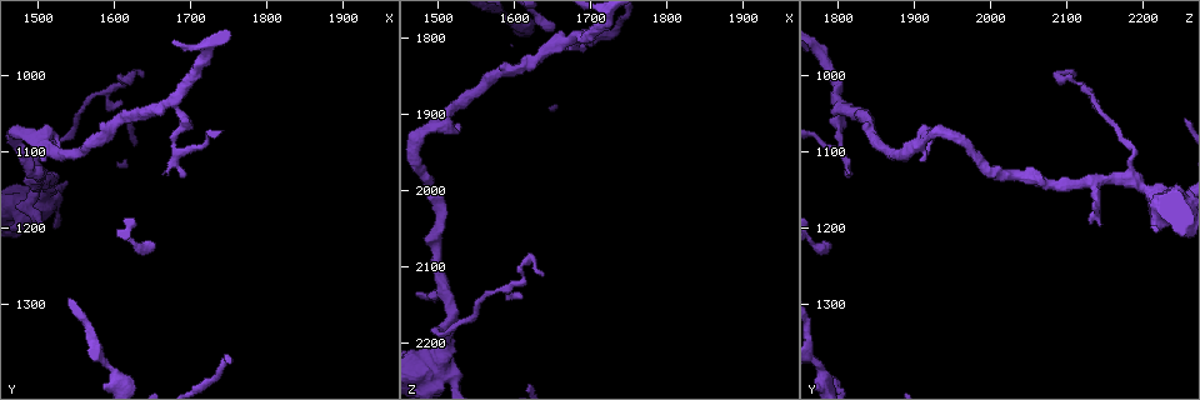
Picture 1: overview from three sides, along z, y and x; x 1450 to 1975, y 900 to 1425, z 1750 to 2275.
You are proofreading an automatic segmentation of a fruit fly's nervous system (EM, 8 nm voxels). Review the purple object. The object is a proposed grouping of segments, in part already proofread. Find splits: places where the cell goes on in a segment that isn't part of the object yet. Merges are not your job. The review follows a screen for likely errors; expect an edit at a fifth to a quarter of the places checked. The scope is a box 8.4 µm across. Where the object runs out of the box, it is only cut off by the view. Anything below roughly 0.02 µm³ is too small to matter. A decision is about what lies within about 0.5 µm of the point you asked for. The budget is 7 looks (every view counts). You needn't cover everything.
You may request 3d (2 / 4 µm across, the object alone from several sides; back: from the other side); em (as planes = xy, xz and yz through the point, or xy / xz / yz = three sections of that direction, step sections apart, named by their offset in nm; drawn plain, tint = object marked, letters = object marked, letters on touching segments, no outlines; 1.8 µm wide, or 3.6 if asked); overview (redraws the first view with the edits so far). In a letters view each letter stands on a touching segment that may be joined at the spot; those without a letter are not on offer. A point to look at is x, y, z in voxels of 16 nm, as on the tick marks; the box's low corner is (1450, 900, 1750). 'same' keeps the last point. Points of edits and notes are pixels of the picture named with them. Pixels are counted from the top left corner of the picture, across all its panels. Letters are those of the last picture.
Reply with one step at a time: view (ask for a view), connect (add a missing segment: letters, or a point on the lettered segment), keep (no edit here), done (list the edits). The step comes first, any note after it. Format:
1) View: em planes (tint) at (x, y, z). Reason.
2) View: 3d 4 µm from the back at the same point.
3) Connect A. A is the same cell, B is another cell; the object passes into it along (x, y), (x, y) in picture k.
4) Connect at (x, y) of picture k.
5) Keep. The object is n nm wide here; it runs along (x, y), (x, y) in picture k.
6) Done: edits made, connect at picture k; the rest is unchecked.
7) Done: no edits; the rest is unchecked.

View: em yz step 16 (letters) at (1530, 1095, 1915). An open end.

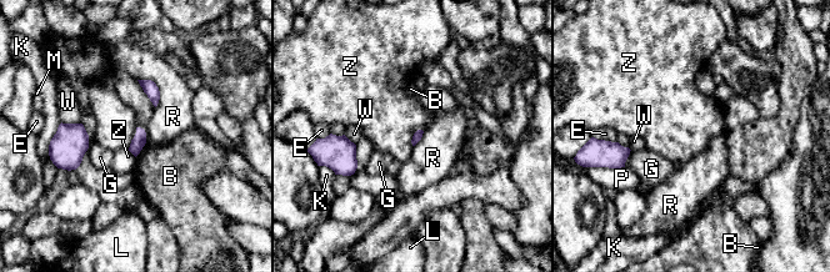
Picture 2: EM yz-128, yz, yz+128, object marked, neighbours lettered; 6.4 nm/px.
Keep. B, E, G, K, L, M, P, R, W and Z are other cells; a border runs along (421, 129), (414, 134), (413, 146) in picture 2; no lettered segment goes on from it.

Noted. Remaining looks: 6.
View: em xy step 16 (tint) at (1675, 1040, 1800). Calibre changes.

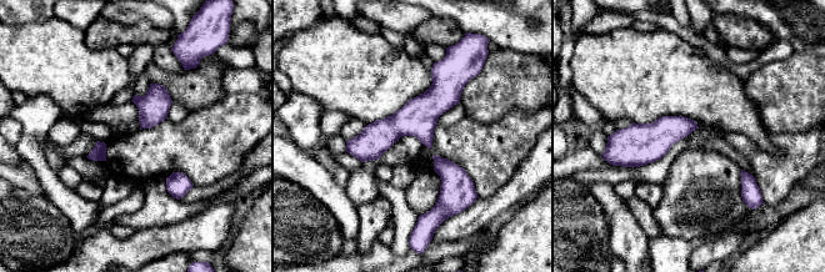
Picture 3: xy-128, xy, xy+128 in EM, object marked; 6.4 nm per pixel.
View: em planes (letters) at the same point. Cut it another way.

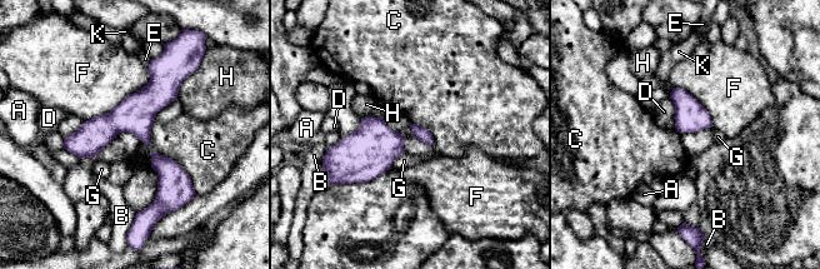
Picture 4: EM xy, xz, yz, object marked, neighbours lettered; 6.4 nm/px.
Keep. A, B, C, D, E, F, G, H and K are other cells; it runs along (178, 75), (135, 114), (66, 145) in picture 4; no lettered segment goes on from it.

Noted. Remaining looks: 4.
View: em 3.6 µm yz step 8 (letters) at (1510, 1140, 2190). Three arms meet.

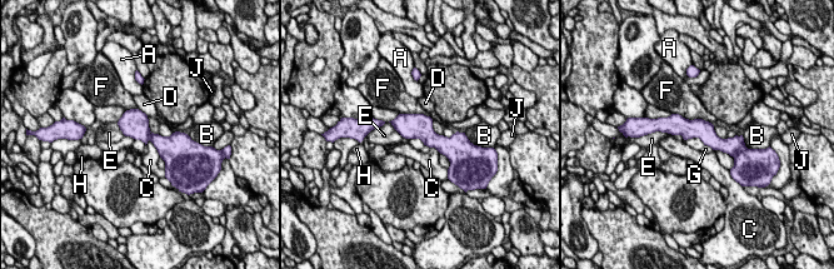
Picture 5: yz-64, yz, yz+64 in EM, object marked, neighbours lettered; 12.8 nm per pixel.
Connect H. The longest contact is with F, 550 nm; H is the same cell, A, B, C, D, E, F, G and J are other cells; it goes on there.

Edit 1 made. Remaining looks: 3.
Done: edits made, connect at picture 5; the rest is unchecked.

